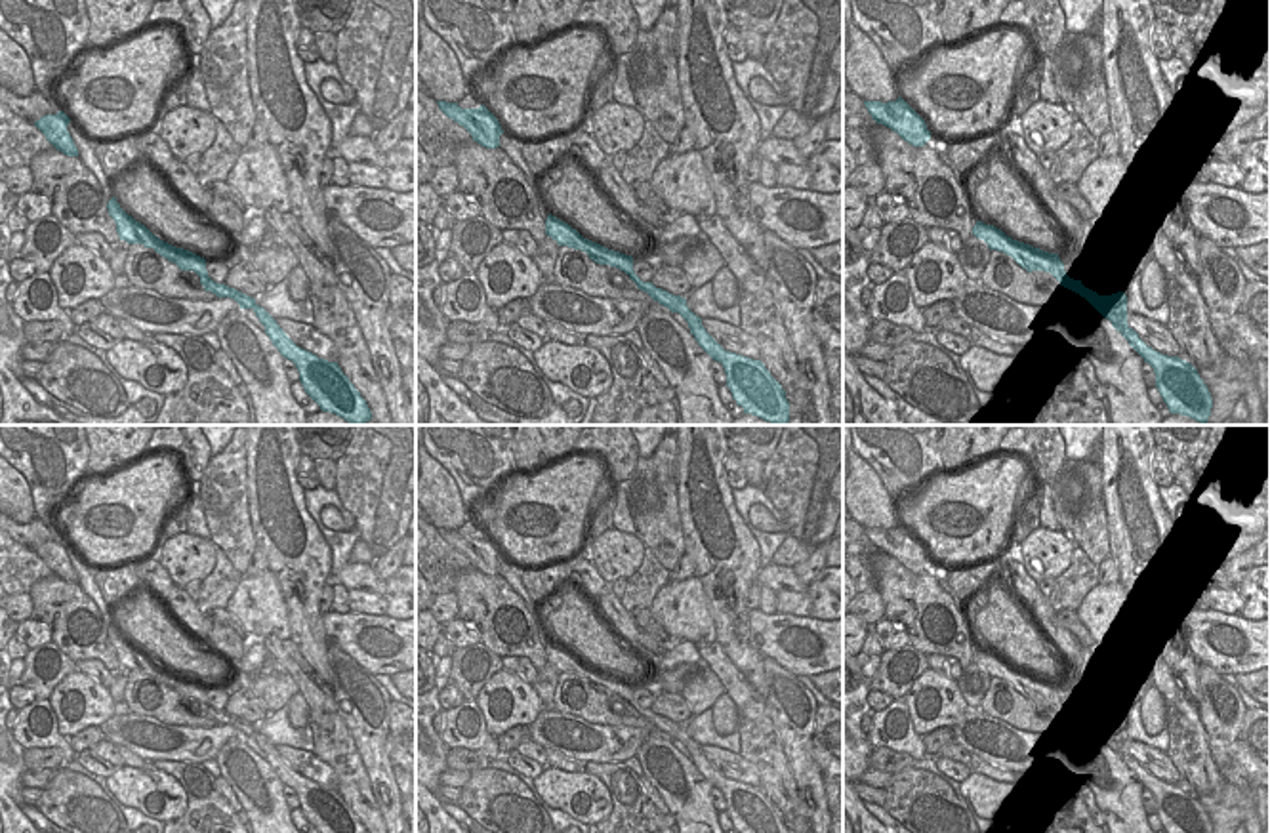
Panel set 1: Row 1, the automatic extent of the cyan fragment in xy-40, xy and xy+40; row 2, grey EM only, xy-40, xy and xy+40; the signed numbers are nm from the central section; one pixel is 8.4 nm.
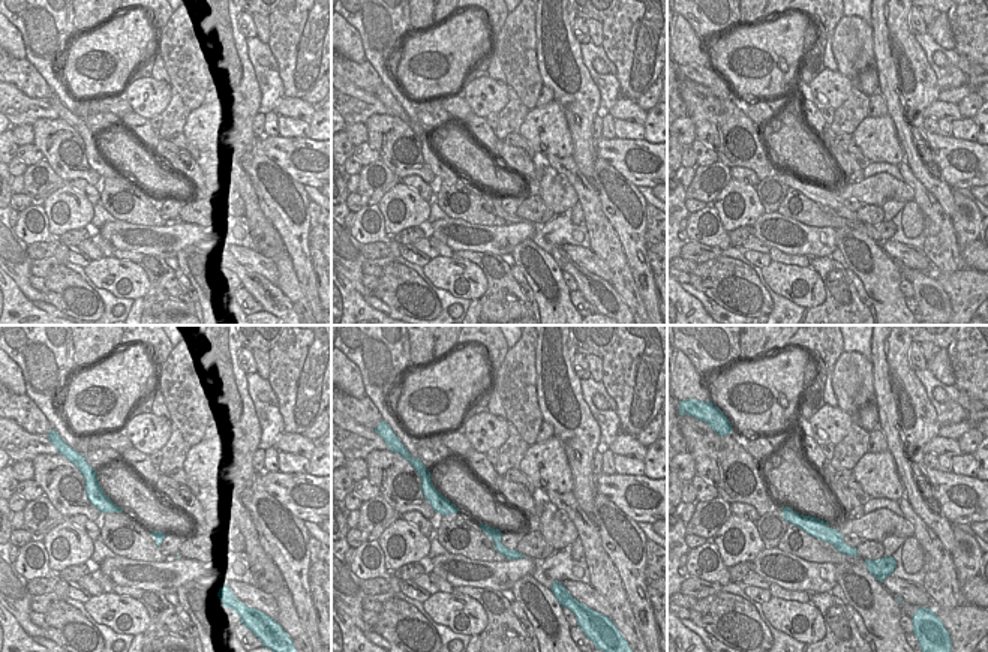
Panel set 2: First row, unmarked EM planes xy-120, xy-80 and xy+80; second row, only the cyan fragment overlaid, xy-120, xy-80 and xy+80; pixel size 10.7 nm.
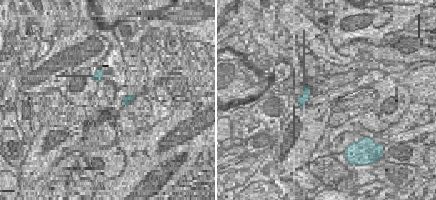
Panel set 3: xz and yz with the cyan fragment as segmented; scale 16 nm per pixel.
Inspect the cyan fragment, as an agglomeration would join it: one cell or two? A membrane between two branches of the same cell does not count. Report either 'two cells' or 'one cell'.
one cell

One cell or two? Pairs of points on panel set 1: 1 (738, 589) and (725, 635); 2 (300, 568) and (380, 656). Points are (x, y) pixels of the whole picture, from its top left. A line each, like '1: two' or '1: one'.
1: one
2: two

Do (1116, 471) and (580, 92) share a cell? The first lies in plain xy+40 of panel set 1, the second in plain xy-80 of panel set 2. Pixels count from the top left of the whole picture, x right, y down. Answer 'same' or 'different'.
same

